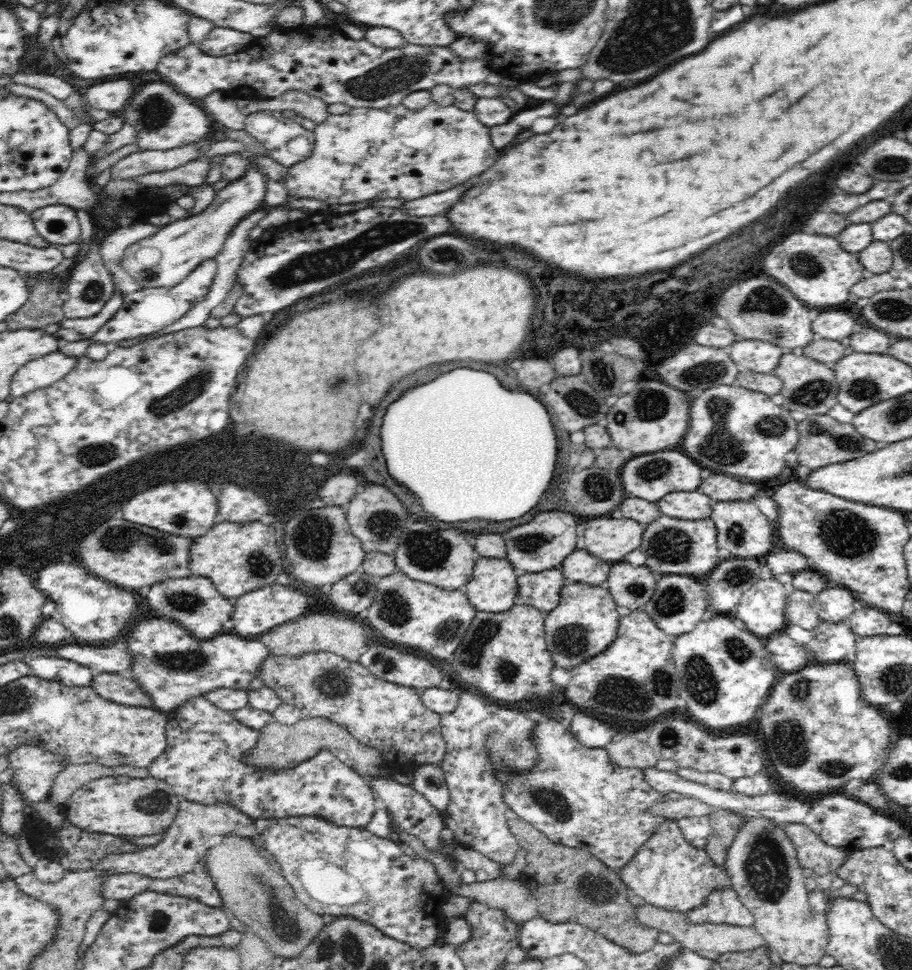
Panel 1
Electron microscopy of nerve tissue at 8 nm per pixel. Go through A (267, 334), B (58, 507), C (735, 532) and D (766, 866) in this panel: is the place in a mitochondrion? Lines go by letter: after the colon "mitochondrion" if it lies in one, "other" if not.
A: other
B: other
C: mitochondrion
D: mitochondrion

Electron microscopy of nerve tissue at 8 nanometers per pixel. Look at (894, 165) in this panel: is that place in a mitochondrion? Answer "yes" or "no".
yes

